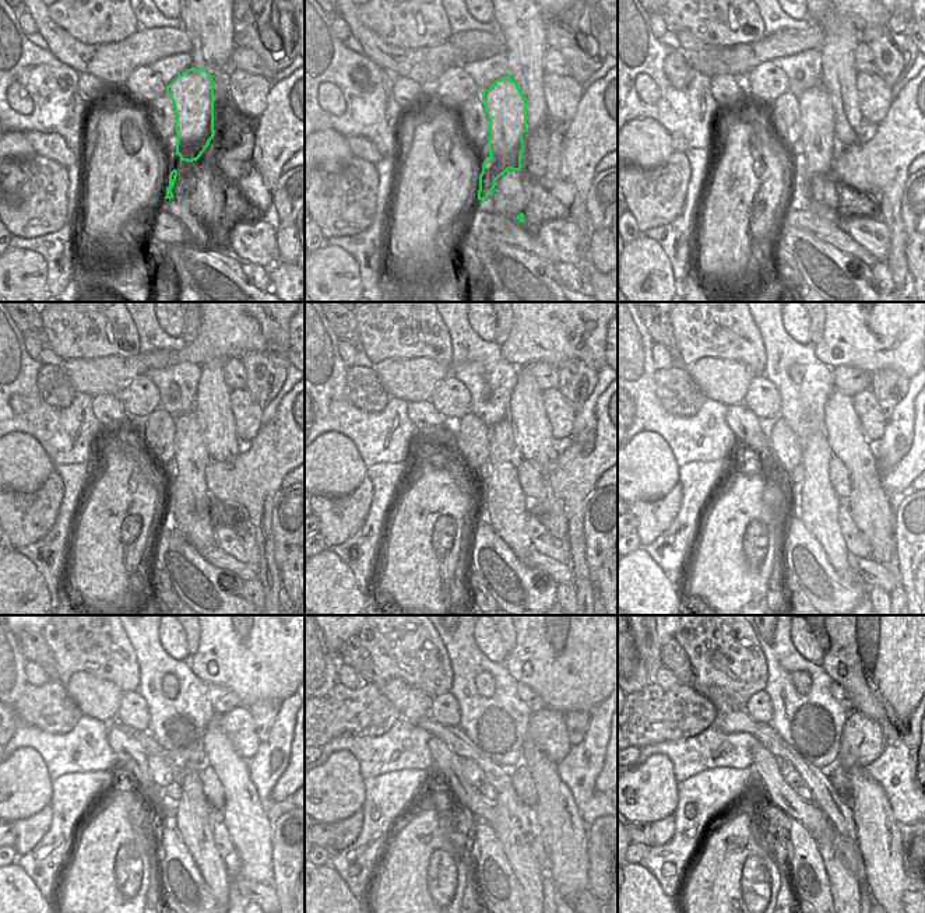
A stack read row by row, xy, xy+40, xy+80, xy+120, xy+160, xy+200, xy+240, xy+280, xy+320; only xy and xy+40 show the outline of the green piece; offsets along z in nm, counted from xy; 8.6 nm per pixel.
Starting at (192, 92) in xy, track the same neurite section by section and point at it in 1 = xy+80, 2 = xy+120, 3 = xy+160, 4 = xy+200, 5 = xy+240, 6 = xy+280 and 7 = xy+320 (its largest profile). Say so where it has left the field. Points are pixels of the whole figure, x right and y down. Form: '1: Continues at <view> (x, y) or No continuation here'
1: Continues at xy+80 (818, 137)
2: Continues at xy+120 (187, 497)
3: Continues at xy+160 (506, 504)
4: Continues at xy+200 (819, 505)
5: Continues at xy+240 (192, 814)
6: Continues at xy+280 (506, 825)
7: Continues at xy+320 (844, 887)

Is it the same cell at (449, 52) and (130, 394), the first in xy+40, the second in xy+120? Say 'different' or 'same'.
different

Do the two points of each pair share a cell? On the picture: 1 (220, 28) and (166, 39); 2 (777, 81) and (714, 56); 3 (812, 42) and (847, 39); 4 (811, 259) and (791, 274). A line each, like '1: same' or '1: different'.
1: different
2: different
3: different
4: different

